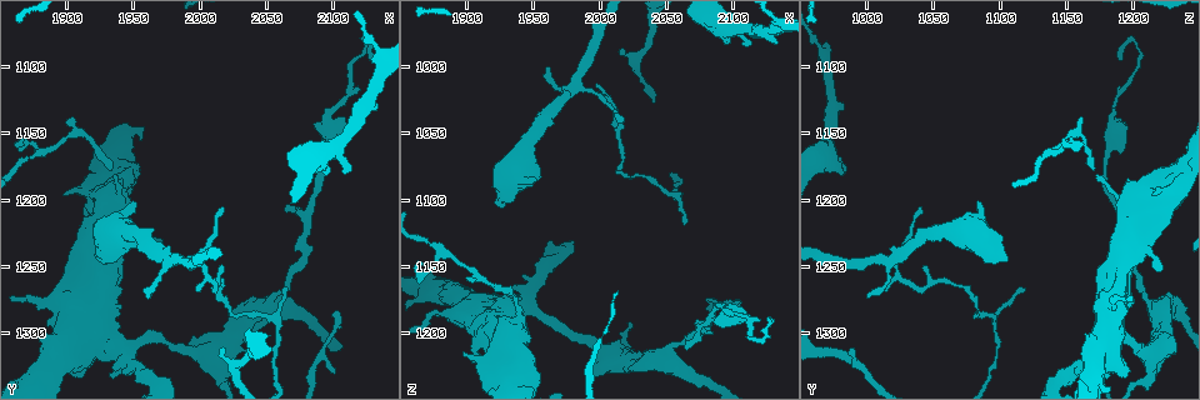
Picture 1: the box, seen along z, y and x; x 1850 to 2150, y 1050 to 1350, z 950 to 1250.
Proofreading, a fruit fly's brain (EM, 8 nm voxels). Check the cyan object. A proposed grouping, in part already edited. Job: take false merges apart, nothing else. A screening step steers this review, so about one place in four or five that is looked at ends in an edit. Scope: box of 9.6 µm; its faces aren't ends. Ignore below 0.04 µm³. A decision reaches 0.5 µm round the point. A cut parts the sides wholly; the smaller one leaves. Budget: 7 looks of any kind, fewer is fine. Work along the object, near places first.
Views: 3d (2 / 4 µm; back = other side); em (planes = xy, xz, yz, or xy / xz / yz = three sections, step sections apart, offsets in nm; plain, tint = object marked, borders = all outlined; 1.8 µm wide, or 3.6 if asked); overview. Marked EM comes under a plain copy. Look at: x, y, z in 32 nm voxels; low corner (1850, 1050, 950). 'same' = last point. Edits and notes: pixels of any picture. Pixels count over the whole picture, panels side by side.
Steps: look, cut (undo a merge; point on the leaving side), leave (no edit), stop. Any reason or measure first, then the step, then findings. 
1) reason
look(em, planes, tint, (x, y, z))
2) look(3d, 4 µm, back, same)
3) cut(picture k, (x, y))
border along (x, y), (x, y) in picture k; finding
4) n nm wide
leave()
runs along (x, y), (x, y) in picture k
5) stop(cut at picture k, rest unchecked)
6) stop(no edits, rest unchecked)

a fork
look(em, yz, step 8, tint, (2046, 1282, 1220))

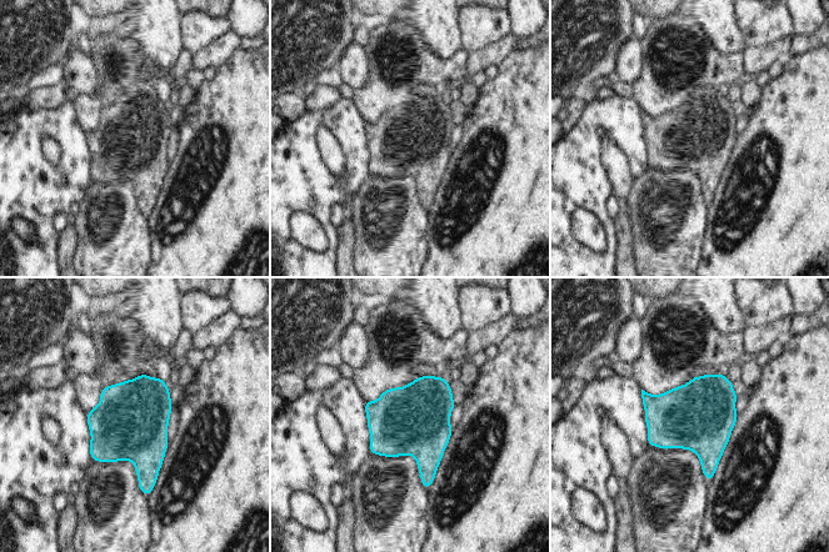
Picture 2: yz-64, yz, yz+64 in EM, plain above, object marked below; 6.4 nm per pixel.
leave()
continuous, no second neuron

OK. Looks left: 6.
abrupt turn
look(em, xz, step 16, tint, (1982, 1246, 1018))

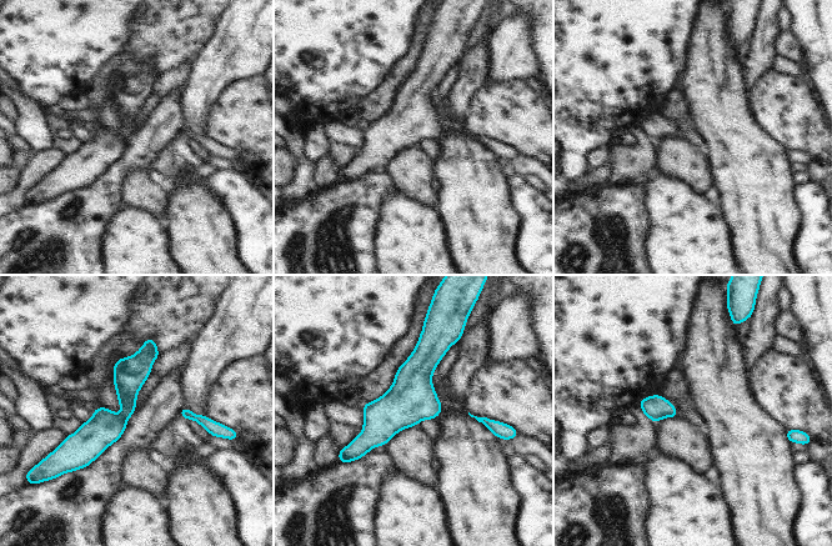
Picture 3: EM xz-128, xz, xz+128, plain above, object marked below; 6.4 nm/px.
another direction
look(em, planes, borders, same)

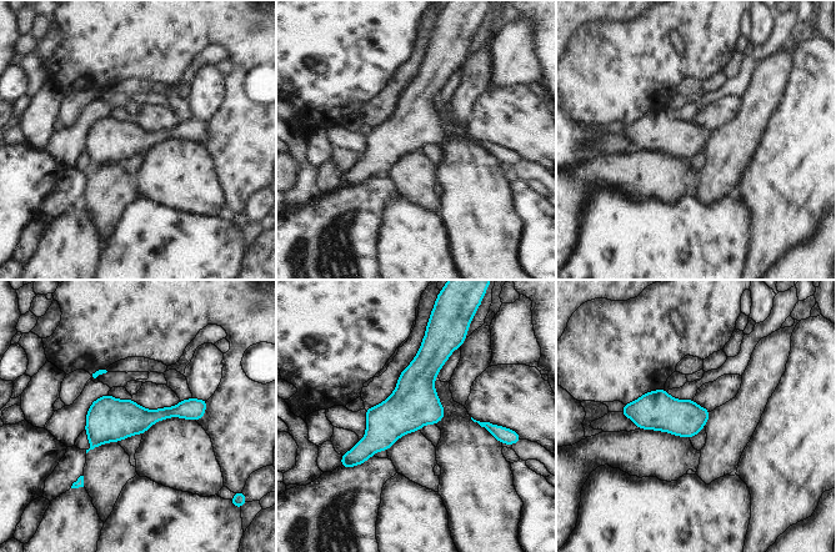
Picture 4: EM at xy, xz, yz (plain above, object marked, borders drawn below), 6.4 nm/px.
leave()
runs along (430, 346), (415, 397), (355, 461) in picture 4; one neuron here

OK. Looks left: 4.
calibre changes
look(em, xz, step 16, tint, (1930, 1196, 1226))

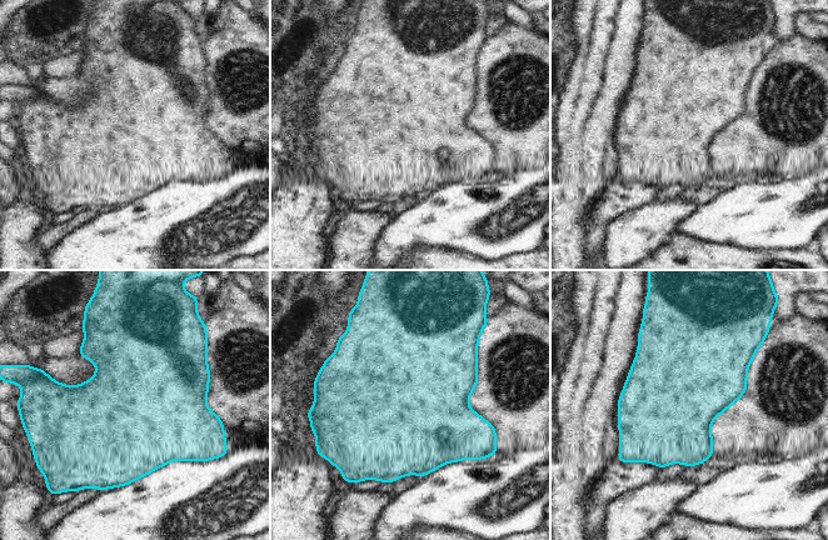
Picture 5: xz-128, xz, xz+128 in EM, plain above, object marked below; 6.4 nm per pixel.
look(em, planes, tint, same)

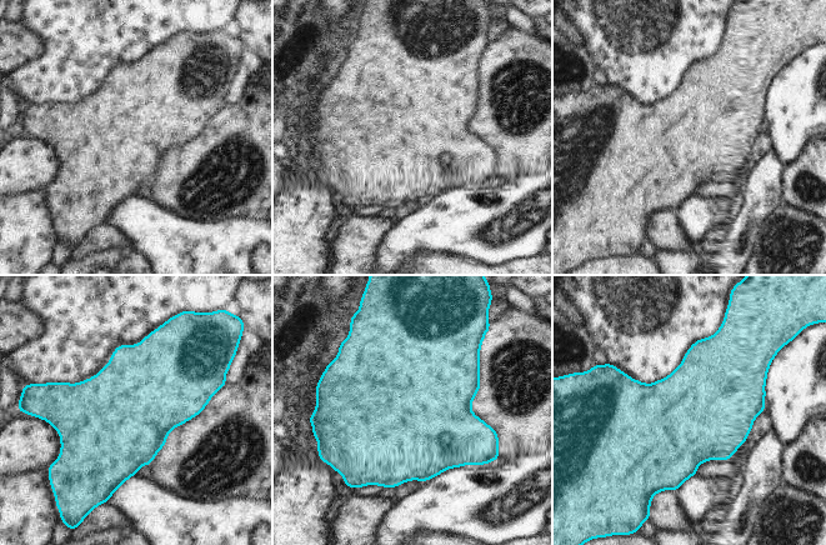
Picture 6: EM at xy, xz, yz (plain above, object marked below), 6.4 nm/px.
leave()
one neuron here

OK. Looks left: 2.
stop(no edits, rest unchecked)

